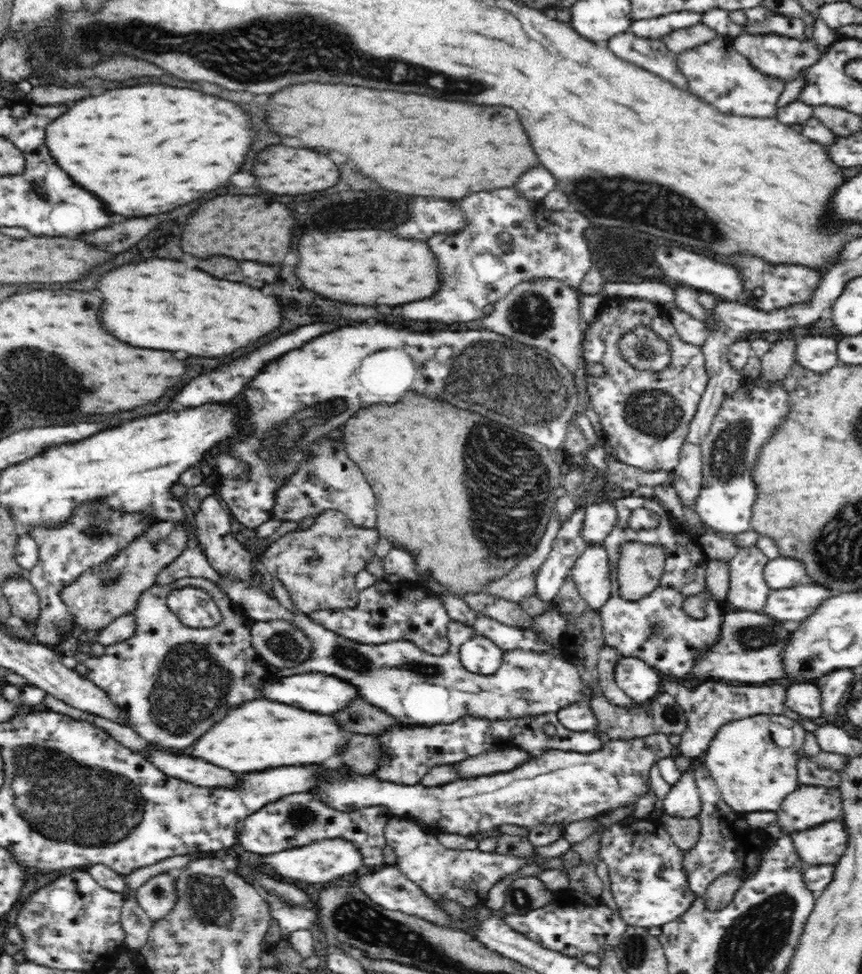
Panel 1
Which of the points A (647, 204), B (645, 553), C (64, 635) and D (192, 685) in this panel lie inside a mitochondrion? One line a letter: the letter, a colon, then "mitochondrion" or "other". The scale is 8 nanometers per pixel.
A: mitochondrion
B: other
C: other
D: mitochondrion

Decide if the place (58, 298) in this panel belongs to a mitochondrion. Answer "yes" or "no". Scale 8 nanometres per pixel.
no

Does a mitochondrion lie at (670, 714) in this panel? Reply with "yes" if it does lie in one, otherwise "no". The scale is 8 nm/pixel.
yes

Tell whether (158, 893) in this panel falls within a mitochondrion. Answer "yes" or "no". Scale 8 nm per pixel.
yes

